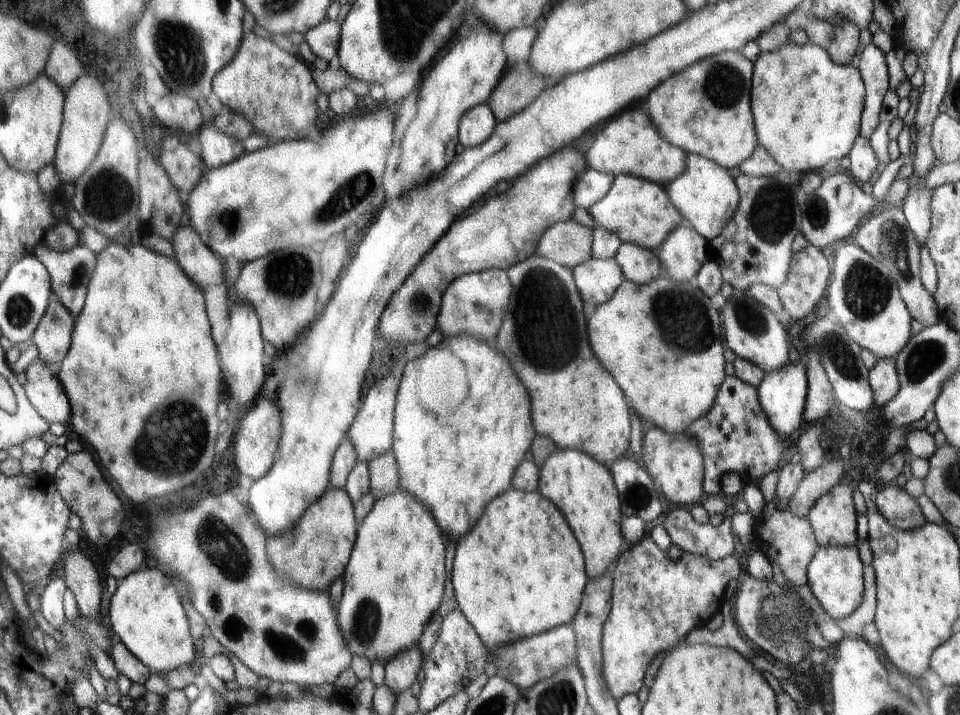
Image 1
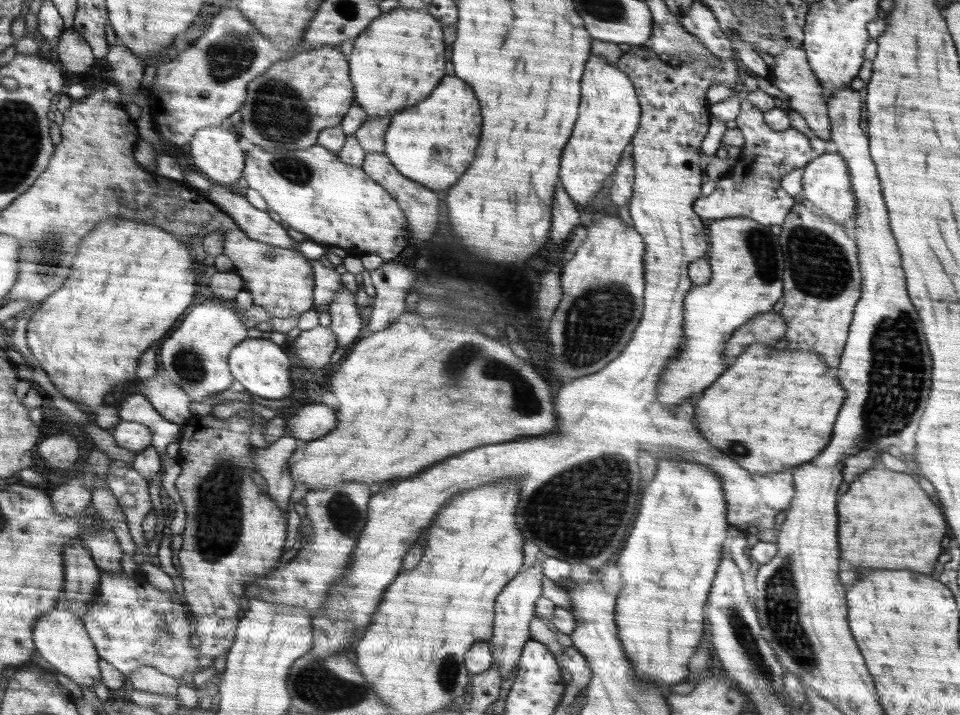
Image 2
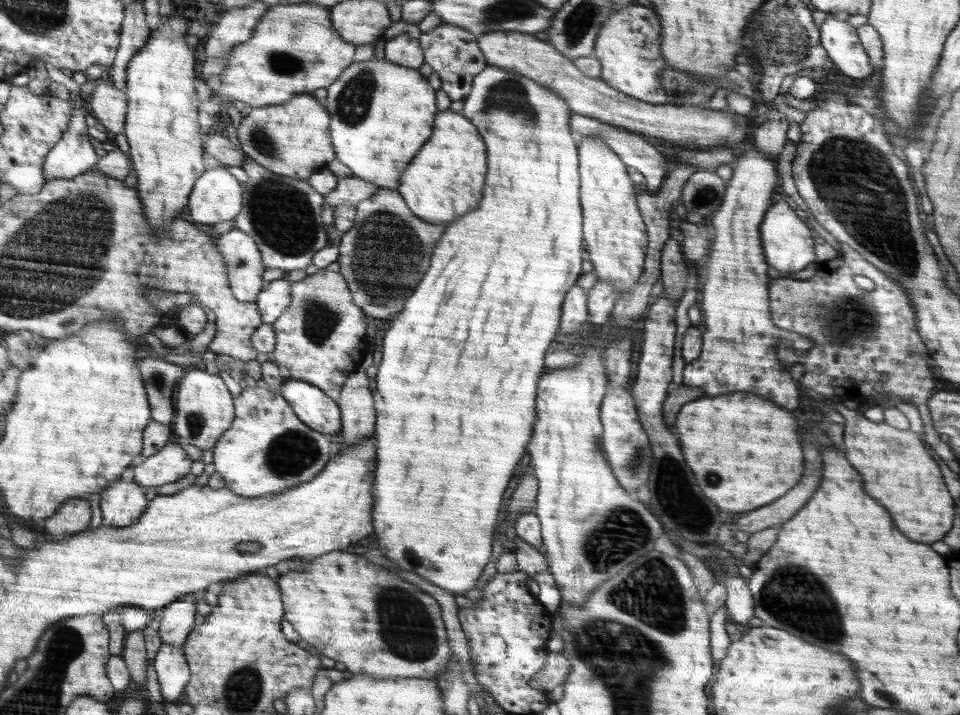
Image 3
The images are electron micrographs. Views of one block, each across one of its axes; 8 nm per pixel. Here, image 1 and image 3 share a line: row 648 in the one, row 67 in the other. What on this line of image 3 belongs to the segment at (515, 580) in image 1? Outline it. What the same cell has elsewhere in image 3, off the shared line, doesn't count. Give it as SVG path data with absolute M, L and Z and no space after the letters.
M487 64L486 68L479 72L473 80L470 94L463 99L464 106L461 113L464 116L470 116L470 120L474 120L474 124L478 124L478 132L482 132L482 136L486 136L486 148L490 148L490 180L486 180L486 200L482 200L482 208L478 208L478 212L470 212L470 216L464 216L462 220L456 220L454 224L450 224L450 232L446 232L446 240L442 240L442 244L438 244L438 252L434 252L434 268L430 268L430 272L426 272L426 280L422 280L422 288L418 288L418 292L414 292L414 296L410 296L410 304L406 304L406 312L400 312L396 319L392 320L392 324L384 335L383 356L380 366L378 366L378 382L376 389L373 393L373 403L376 411L376 440L378 440L378 484L374 484L374 534L378 538L378 542L384 542L384 544L378 544L378 550L388 558L392 560L394 564L398 564L402 570L408 570L408 572L416 572L418 576L426 578L428 582L440 586L444 590L453 592L454 594L465 594L466 590L474 588L474 582L480 578L484 566L488 564L490 556L492 556L492 538L494 538L494 526L496 526L496 518L498 518L498 512L502 508L502 496L508 488L508 482L514 474L514 468L516 464L520 462L520 458L524 456L526 452L526 446L529 446L531 438L533 438L533 431L535 428L535 422L537 422L536 412L536 390L542 376L544 375L544 356L547 355L548 348L556 336L556 330L558 330L558 322L560 322L561 315L564 311L565 299L568 294L568 290L574 287L576 280L580 278L582 274L582 208L580 208L580 202L578 202L578 152L576 152L577 138L574 137L574 132L570 128L570 115L573 113L569 109L569 105L566 101L558 96L552 88L546 88L544 84L538 84L536 80L530 80L521 74L514 71L509 71L504 68L498 68L497 66Z

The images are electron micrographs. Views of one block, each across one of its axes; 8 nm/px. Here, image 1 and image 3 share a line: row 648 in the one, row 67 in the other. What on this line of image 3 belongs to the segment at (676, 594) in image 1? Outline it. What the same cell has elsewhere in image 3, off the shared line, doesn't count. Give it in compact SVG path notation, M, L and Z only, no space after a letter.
M632 4L609 14L604 26L598 31L593 54L601 64L600 79L628 96L653 105L668 102L666 94L658 84L658 72L668 68L661 55L661 22L654 11L639 4Z

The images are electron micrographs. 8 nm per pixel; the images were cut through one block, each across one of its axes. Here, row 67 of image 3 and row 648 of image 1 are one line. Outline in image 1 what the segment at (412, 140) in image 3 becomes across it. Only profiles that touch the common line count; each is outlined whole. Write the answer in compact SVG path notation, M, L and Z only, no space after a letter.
M400 490L375 500L372 510L361 521L357 544L349 559L350 568L346 567L343 574L344 590L336 614L346 646L354 655L365 657L370 662L382 660L388 663L400 652L420 644L430 614L438 610L444 582L448 578L444 568L444 540L428 508L414 496Z

